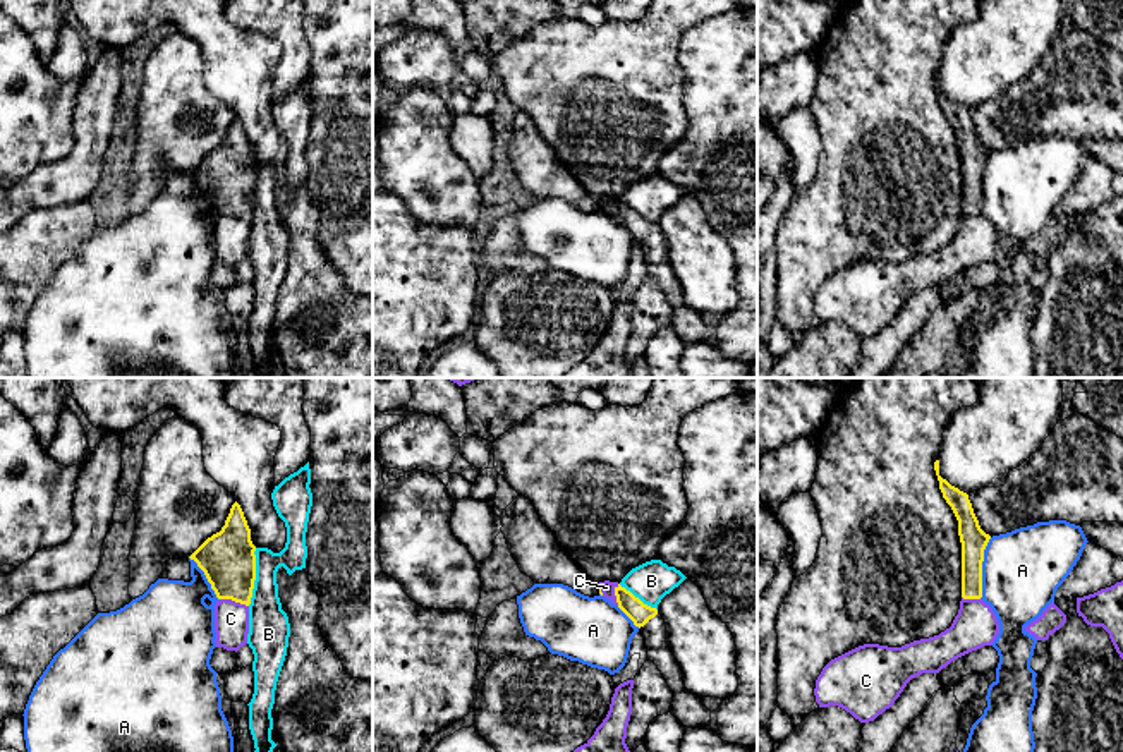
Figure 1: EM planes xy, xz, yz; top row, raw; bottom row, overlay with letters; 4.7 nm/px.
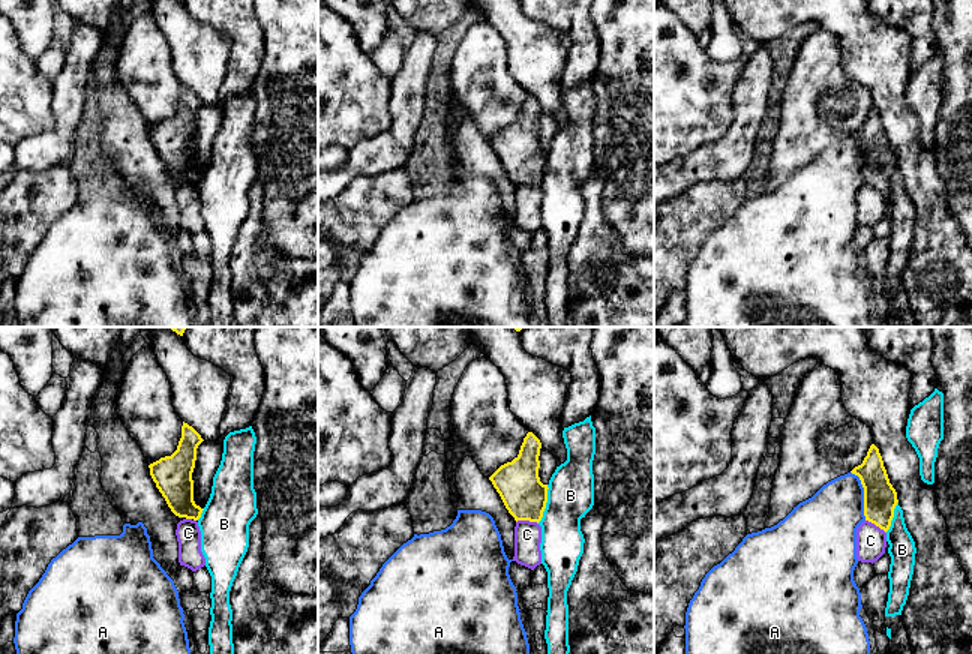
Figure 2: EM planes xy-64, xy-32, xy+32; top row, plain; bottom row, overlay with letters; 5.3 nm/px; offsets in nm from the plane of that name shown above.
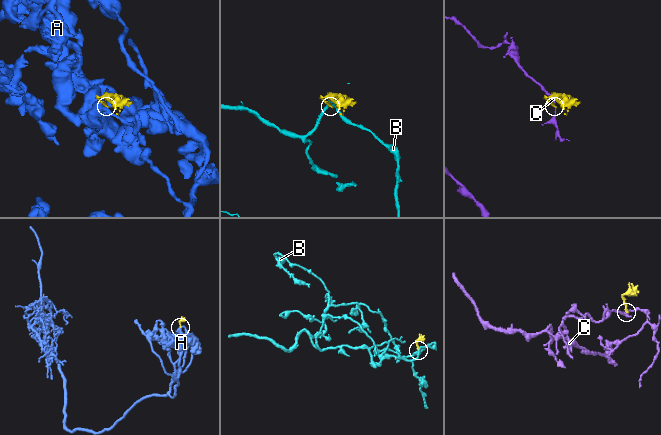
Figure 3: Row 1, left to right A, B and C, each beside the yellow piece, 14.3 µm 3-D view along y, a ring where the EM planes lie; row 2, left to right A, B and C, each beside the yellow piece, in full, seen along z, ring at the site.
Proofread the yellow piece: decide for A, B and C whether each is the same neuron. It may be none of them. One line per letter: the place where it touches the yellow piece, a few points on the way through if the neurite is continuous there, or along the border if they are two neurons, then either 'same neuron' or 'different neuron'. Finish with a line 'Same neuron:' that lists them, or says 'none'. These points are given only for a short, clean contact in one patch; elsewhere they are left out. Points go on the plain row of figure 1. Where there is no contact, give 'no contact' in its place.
A: meets yellow in yz at (981, 184); border along yz (991, 153), (984, 165), (983, 210), (979, 213); different neuron
B: meets yellow in xy at (254, 193); border along xy (256, 163), (254, 203), (248, 220); different neuron
C: meets yellow in xy at (234, 215); border along xy (220, 213), (230, 213), (248, 222); different neuron
Same neuron: none

